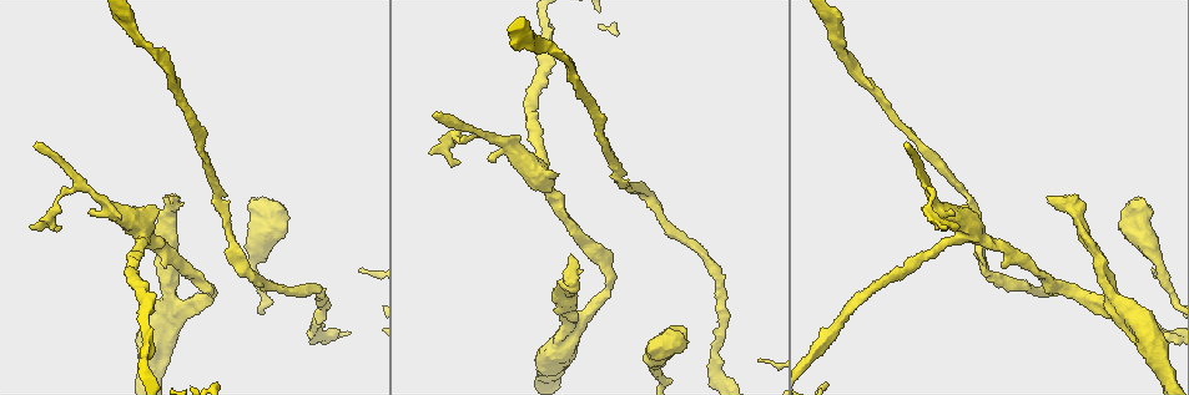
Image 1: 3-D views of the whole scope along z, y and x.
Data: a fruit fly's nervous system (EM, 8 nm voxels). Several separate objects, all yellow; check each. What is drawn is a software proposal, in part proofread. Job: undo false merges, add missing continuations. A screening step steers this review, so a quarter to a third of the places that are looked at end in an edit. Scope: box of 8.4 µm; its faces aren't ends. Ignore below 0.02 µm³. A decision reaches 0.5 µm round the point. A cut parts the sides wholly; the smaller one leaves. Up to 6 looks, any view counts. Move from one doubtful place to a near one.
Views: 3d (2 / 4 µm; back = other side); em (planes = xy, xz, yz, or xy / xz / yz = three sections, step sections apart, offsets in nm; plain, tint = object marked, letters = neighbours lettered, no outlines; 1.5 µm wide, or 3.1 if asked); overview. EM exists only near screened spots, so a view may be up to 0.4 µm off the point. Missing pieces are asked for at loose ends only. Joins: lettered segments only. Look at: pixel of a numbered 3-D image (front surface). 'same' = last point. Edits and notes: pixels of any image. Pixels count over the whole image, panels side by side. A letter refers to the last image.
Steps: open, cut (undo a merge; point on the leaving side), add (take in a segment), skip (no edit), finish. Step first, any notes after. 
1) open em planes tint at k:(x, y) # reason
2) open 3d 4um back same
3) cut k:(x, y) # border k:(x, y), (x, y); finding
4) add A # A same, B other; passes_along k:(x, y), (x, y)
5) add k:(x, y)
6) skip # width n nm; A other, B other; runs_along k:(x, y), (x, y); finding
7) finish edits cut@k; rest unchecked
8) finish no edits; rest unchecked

open em planes letters at 1:(434, 117) # thin end

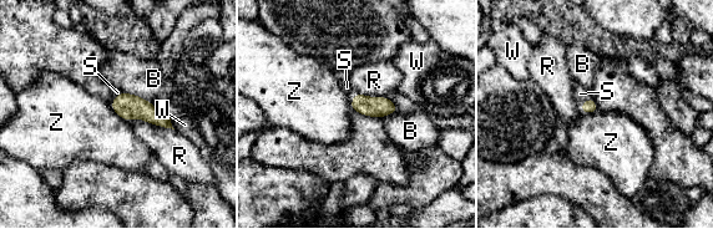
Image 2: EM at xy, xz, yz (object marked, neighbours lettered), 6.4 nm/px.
add S # B other, R other, S same, W other, Z other; it goes on there

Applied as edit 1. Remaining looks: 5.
open 3d 4um at 1:(953, 215) # thick end

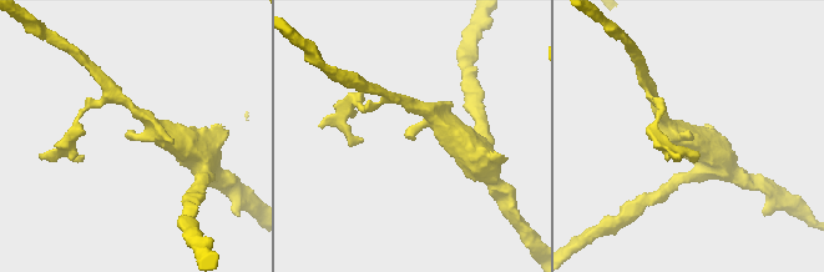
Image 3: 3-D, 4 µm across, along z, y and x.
open em xz step 4 tint at 3:(691, 138) # arm_widths 170, 440 nm

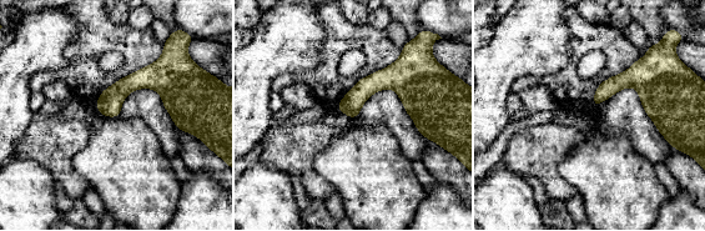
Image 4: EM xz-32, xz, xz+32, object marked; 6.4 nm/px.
open em planes letters same # cut it another way

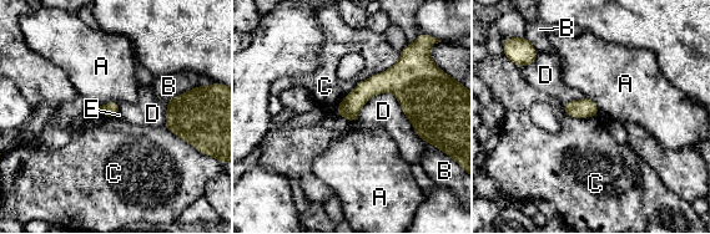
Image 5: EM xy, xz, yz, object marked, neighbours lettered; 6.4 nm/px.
skip # A other, B other, C other, D other, E other; runs_along 5:(427, 108), (373, 85), (338, 111); no lettered segment goes on from it

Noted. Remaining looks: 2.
open em planes letters at 1:(254, 198) # thick end

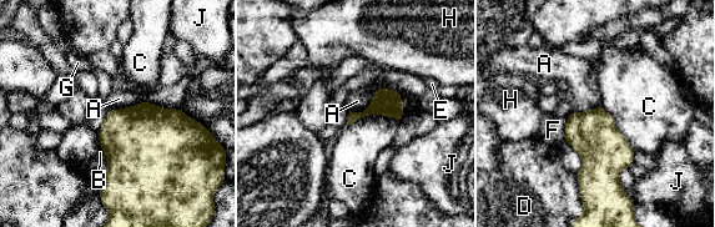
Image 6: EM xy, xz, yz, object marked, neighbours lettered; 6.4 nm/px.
skip # longest_contact C 360 nm; A other, B other, C other, D other, E other, F other, G other, H other, J other; border 6:(372, 94), (362, 111), (350, 111); no lettered segment goes on from it

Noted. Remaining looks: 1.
finish edits add@2; rest unchecked

